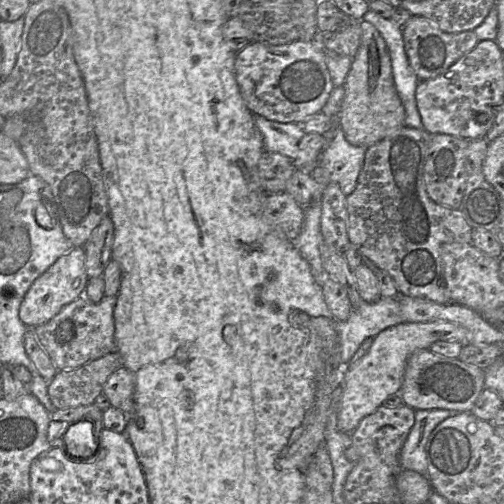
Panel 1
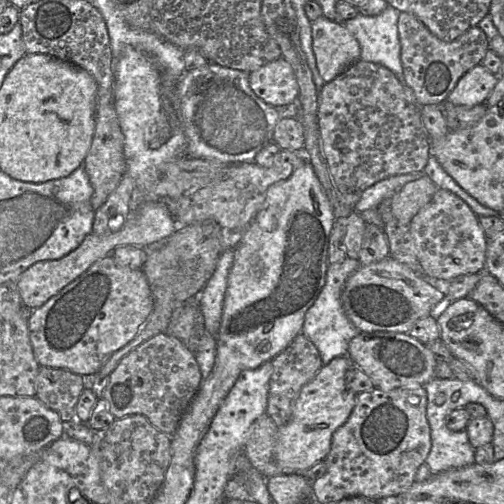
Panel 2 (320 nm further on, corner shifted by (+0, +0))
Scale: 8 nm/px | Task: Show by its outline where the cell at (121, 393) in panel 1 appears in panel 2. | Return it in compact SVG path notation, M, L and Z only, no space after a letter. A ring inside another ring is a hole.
M159 333L120 360L109 375L101 399L116 420L142 415L154 427L172 437L202 380L193 352L179 339Z

